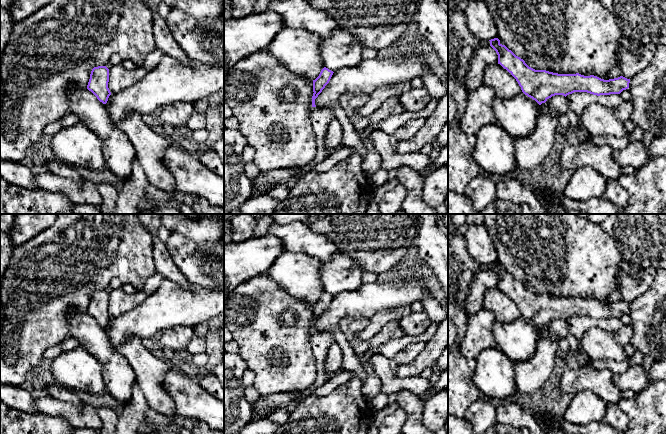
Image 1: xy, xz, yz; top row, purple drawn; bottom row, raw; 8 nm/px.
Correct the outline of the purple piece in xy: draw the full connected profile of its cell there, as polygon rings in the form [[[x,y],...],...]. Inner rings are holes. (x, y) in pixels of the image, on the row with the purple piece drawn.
[[[106,66],[94,67],[90,74],[87,89],[91,91],[97,99],[106,104],[111,92],[108,88],[109,69]]]

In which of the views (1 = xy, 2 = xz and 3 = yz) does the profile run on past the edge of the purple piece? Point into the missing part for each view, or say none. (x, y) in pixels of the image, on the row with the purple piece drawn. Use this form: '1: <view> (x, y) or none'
1: none
2: none
3: none

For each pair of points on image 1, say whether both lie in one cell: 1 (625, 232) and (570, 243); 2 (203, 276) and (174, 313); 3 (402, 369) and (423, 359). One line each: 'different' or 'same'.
1: different
2: different
3: same

